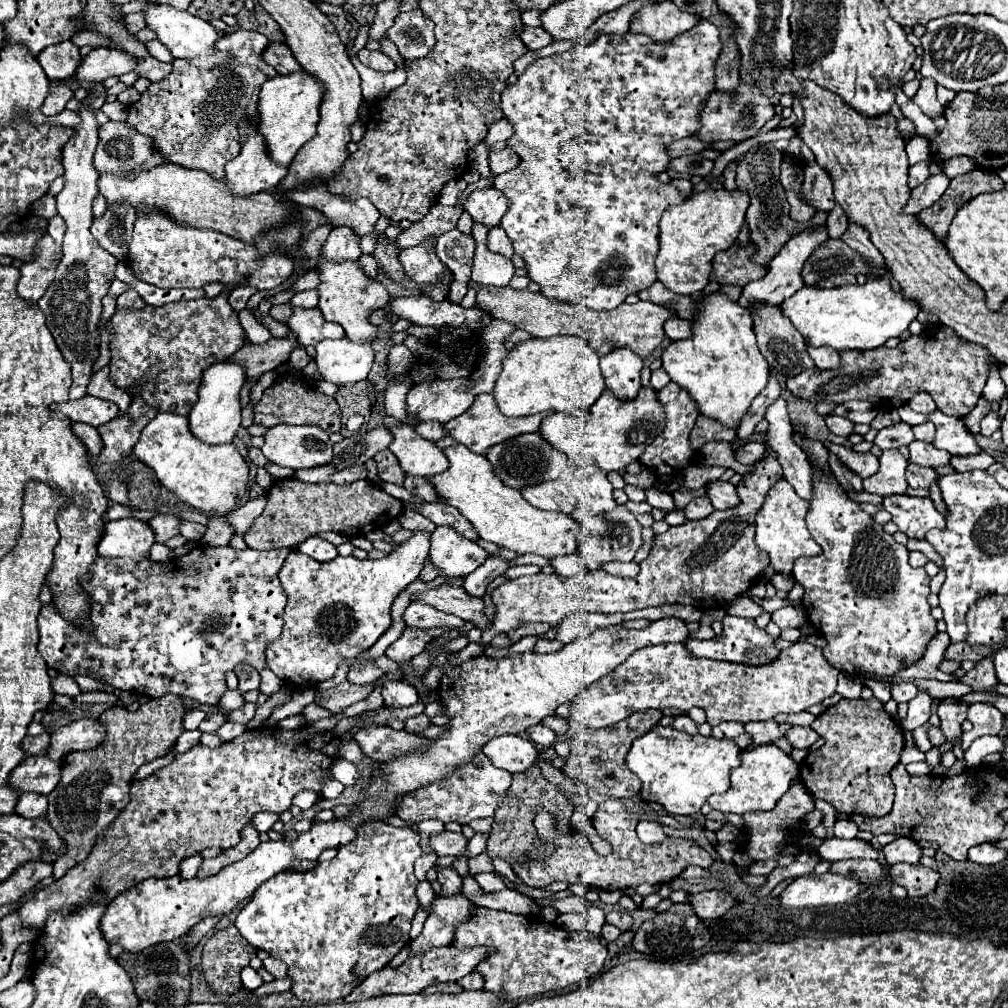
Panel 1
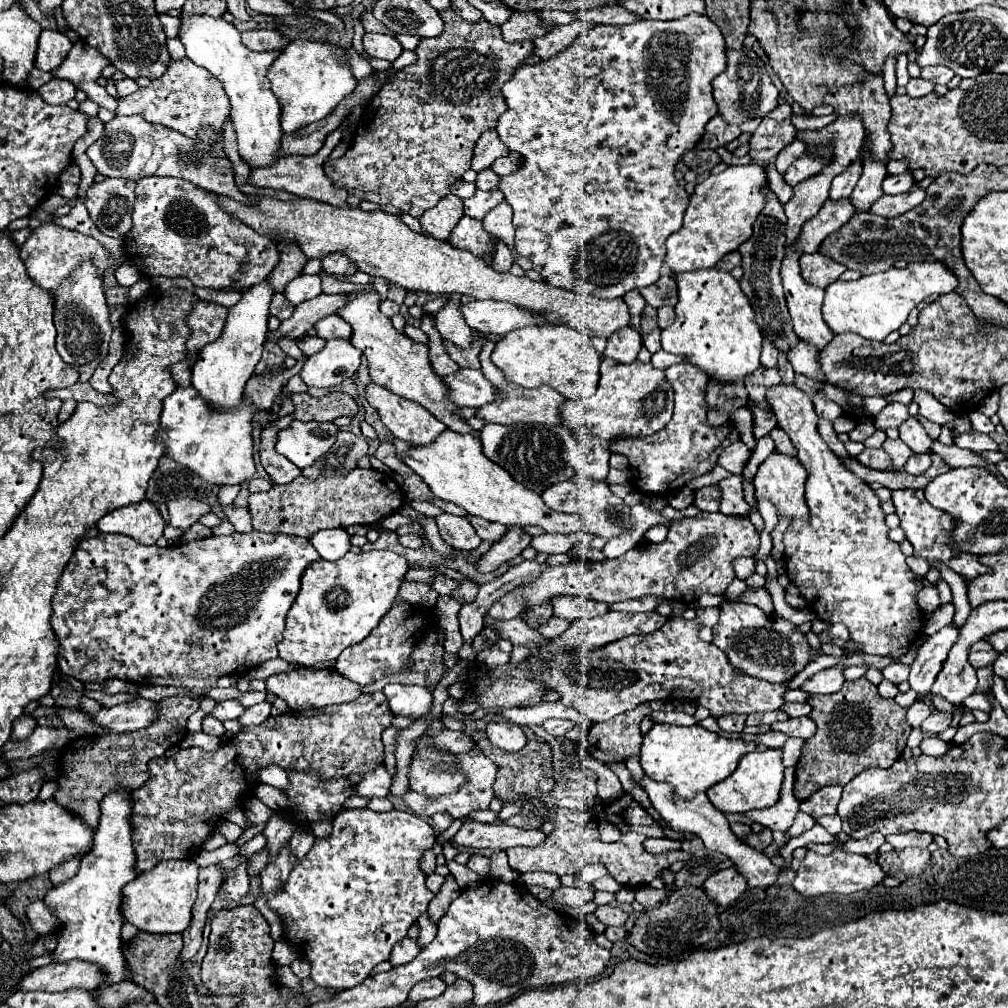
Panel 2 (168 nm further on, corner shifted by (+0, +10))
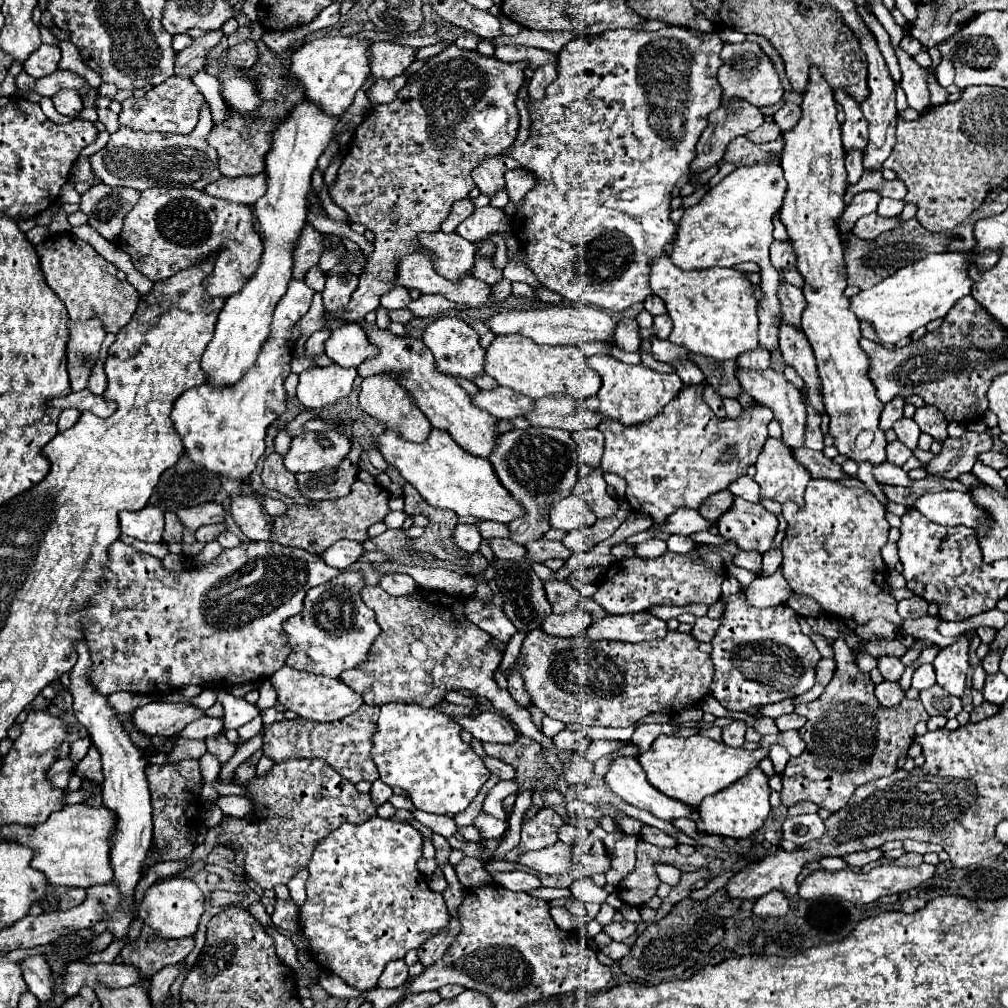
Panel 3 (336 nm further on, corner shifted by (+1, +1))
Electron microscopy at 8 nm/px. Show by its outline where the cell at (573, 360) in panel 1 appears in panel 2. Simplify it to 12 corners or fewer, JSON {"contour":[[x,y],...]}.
{"contour":[[572,326],[506,334],[492,362],[522,388],[596,392],[600,354]]}

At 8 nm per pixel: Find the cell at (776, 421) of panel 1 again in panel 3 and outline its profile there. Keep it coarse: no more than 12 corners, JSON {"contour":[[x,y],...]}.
{"contour":[[761,345],[745,351],[737,365],[745,369],[767,369],[769,351]]}

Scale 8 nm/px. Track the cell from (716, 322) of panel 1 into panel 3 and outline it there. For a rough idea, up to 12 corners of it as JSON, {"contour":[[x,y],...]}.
{"contour":[[653,259],[671,343],[717,361],[759,345],[747,273]]}

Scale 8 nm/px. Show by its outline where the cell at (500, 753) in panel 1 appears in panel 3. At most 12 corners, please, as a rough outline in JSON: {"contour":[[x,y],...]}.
{"contour":[[499,711],[453,717],[481,743],[513,743],[517,731]]}

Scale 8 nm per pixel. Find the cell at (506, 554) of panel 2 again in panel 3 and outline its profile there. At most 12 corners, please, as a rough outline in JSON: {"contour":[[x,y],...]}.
{"contour":[[513,429],[489,461],[525,509],[519,545],[549,531],[581,461],[569,431]]}

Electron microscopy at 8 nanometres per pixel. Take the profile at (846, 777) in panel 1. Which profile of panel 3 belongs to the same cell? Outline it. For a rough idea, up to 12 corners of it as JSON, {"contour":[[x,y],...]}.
{"contour":[[841,635],[781,801],[831,813],[907,757],[919,699],[883,707]]}

